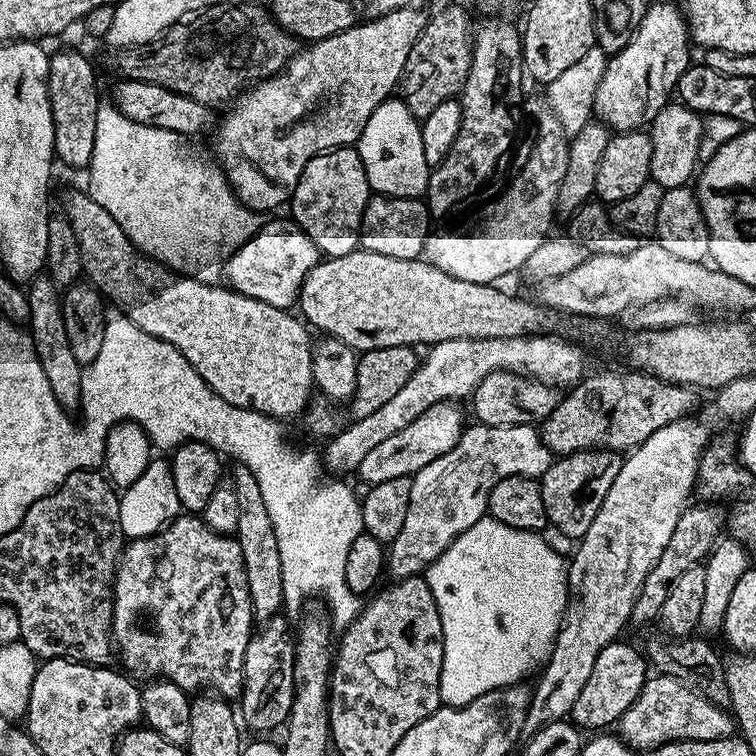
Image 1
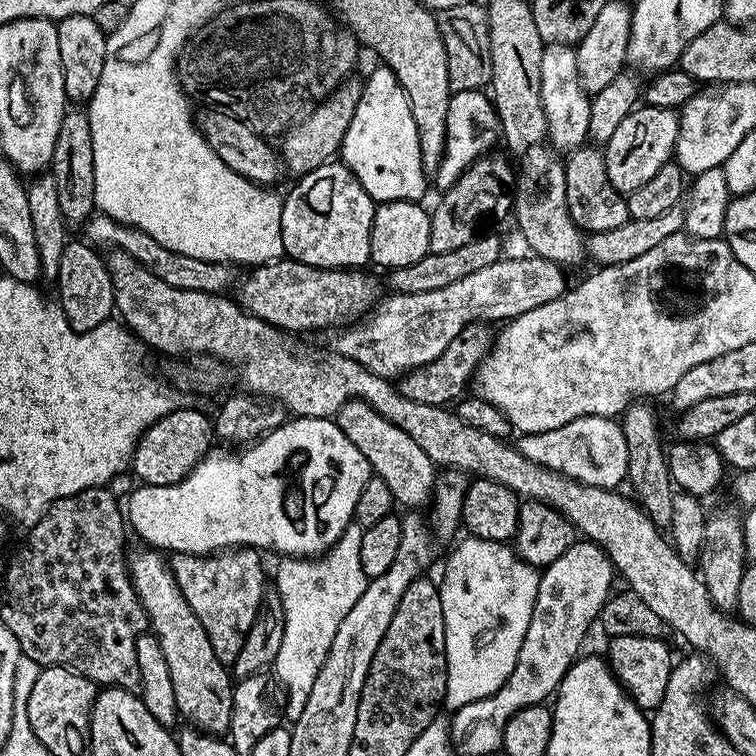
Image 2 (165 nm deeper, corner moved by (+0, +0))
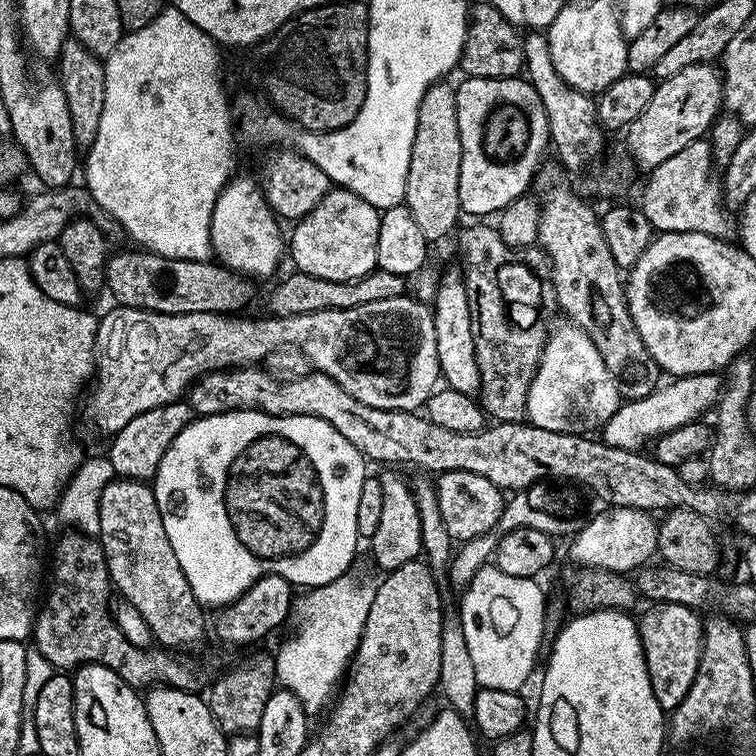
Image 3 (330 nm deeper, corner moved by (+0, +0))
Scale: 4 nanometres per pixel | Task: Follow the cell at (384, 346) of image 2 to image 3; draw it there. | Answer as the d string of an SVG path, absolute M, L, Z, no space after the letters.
M405 294L398 298L386 298L386 302L370 302L366 306L354 306L350 310L318 310L314 314L298 314L297 316L265 317L264 320L242 320L241 315L230 315L222 312L191 312L190 314L162 314L161 312L147 312L145 308L126 308L112 306L112 309L103 317L99 317L96 325L96 366L94 369L94 383L87 393L82 404L82 416L89 420L100 432L114 434L126 426L138 414L146 414L146 410L154 410L158 406L177 403L192 387L198 377L205 376L208 372L221 372L223 368L242 368L256 366L267 361L268 355L279 348L297 348L302 354L306 354L309 365L317 372L324 372L350 394L350 398L358 398L358 402L366 402L366 406L374 406L378 410L390 410L391 412L416 412L423 409L441 383L440 363L438 362L438 342L434 338L434 322L432 321L432 308L429 305L419 304L411 300L411 295Z

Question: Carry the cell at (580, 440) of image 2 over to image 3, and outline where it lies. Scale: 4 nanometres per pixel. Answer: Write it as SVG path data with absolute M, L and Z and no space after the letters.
M703 372L700 376L681 376L668 383L655 388L646 398L621 403L620 409L604 423L603 443L635 452L643 449L647 440L648 443L655 441L657 436L664 436L667 432L673 432L687 424L697 423L703 417L700 416L703 412L711 413L720 403L722 380L719 375Z

